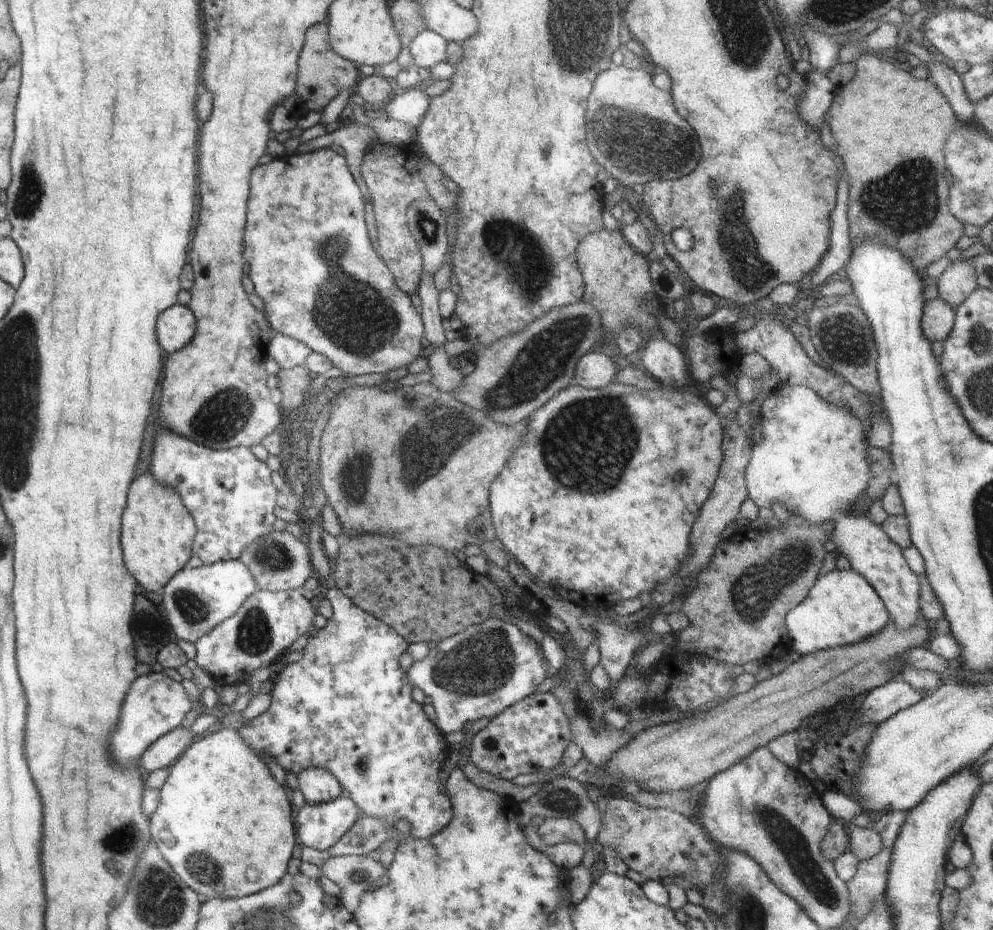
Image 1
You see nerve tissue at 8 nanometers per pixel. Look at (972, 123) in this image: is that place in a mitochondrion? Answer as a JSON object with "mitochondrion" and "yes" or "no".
{"mitochondrion":"no"}

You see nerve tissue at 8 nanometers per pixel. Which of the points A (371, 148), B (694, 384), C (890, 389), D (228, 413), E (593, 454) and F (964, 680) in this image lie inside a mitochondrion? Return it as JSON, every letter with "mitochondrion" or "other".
{"A":"other","B":"other","C":"other","D":"mitochondrion","E":"mitochondrion","F":"other"}

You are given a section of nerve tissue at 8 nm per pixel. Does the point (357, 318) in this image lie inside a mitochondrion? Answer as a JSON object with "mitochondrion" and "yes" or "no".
{"mitochondrion":"yes"}

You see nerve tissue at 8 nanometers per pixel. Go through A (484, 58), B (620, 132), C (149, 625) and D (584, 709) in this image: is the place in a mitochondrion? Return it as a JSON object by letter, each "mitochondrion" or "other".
{"A":"other","B":"mitochondrion","C":"mitochondrion","D":"mitochondrion"}

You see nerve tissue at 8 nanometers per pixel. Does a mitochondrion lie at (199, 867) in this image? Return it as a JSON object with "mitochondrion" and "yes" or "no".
{"mitochondrion":"yes"}

